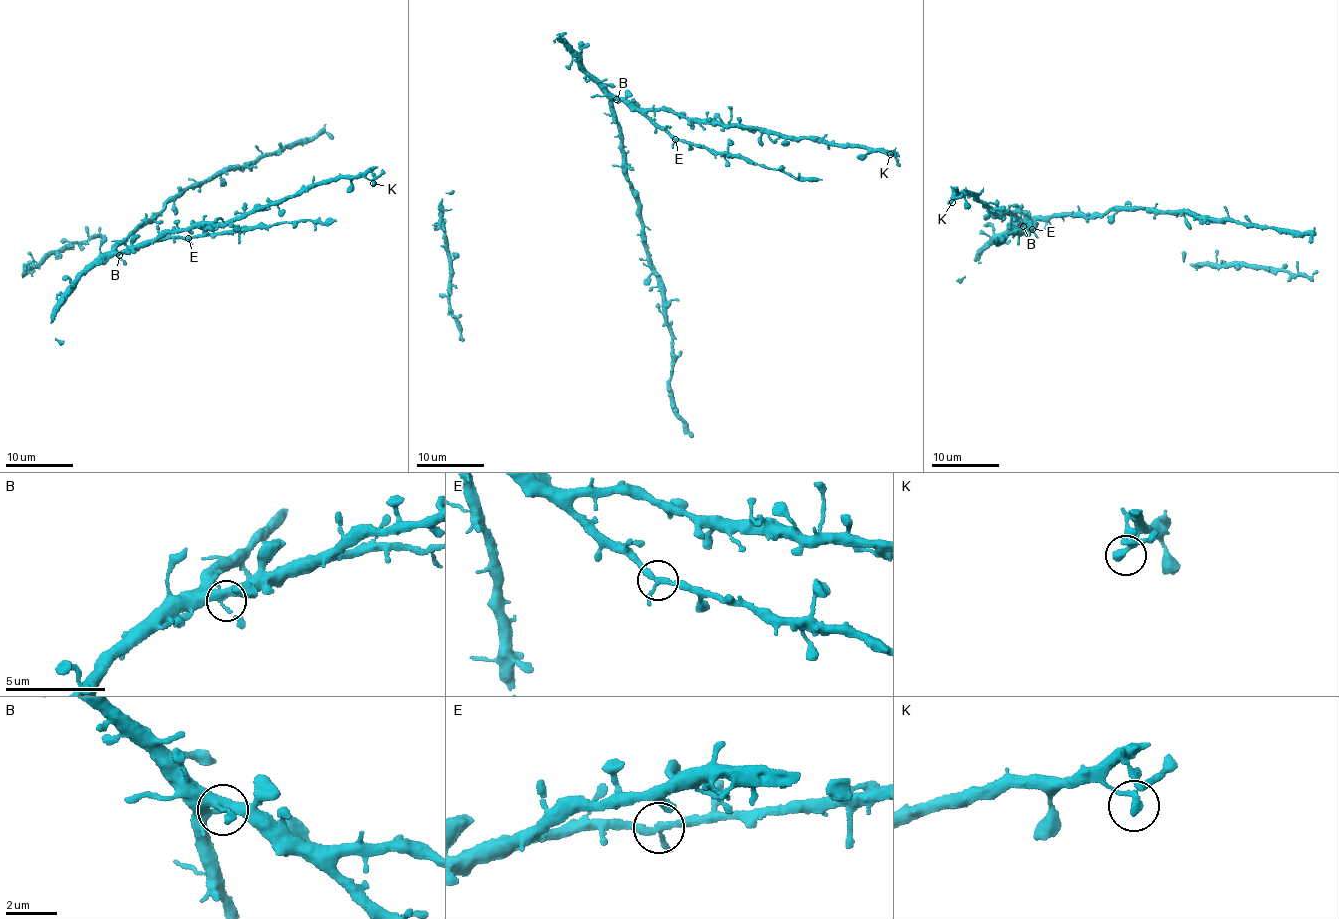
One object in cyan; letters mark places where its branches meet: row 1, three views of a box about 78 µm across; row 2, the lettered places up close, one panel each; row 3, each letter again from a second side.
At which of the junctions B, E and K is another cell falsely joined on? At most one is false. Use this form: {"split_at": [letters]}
{"split_at": []}

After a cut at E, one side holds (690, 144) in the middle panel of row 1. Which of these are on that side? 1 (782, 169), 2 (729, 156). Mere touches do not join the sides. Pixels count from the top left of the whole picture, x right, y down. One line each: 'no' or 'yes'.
1: yes
2: yes

